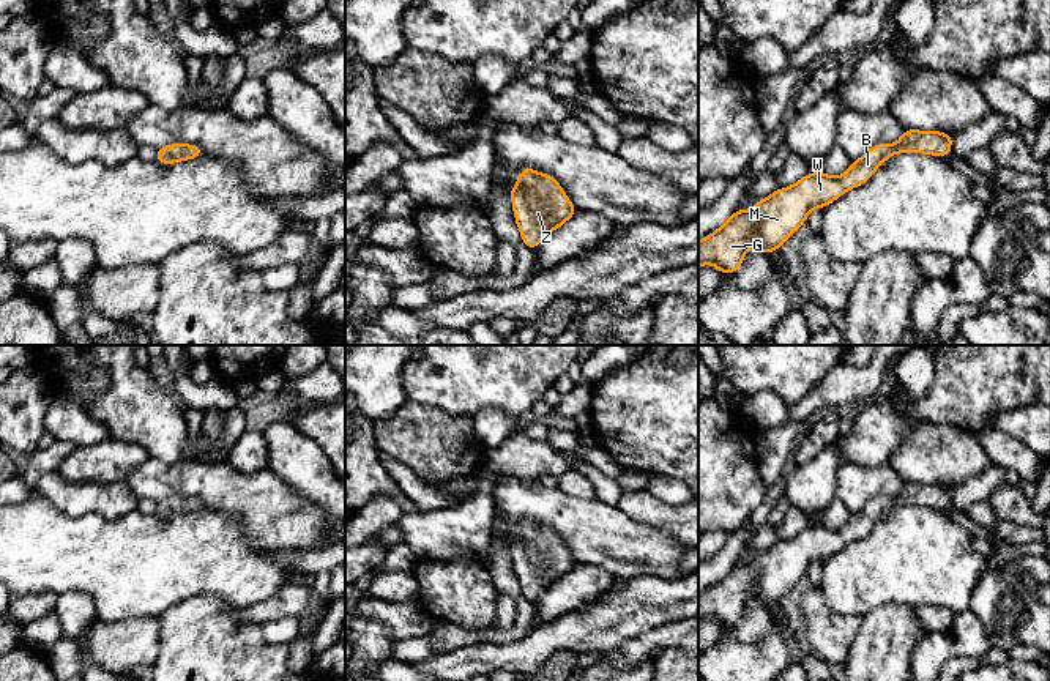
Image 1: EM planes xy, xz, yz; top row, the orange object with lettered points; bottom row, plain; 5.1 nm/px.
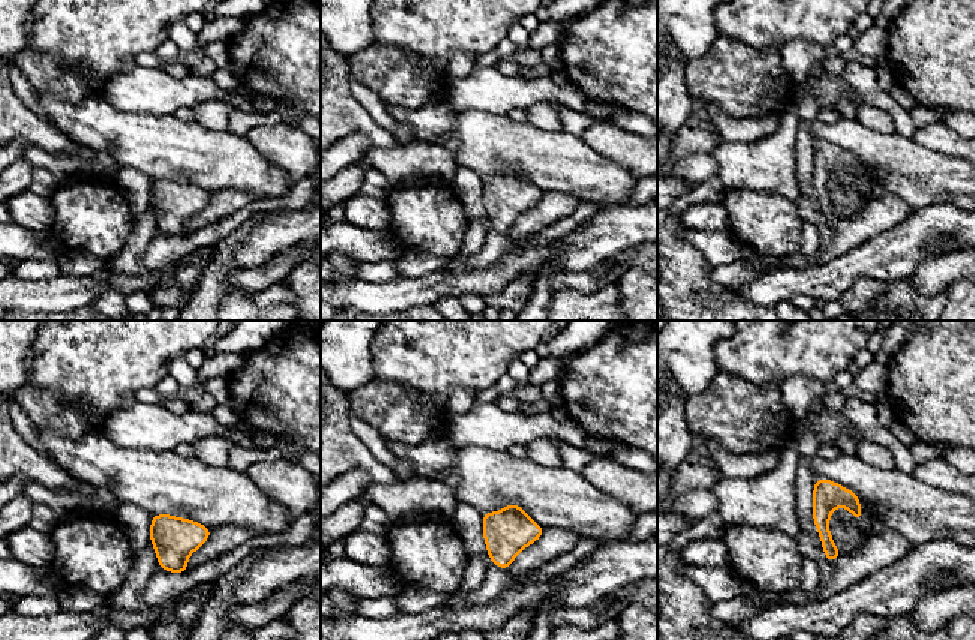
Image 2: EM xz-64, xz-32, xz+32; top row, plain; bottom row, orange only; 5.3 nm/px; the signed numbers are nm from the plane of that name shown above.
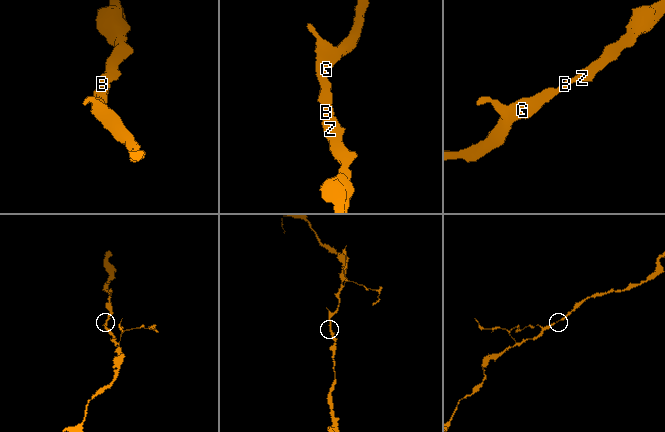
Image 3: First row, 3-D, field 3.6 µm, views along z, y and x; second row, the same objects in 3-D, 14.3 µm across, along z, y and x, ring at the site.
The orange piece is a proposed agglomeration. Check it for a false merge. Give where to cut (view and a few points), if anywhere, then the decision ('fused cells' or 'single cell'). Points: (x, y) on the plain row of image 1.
no cut; single cell

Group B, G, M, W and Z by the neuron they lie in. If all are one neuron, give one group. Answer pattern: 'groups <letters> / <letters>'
groups B G M W Z

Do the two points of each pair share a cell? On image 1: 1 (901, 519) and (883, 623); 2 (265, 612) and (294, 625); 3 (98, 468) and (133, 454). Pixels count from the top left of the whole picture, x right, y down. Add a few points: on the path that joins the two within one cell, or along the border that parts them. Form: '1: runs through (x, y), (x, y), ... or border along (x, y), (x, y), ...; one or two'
1: border along (916, 607), (883, 604), (872, 609), (863, 618); two
2: border along (300, 618), (278, 618), (262, 625); two
3: runs through (106, 462), (125, 457); one

